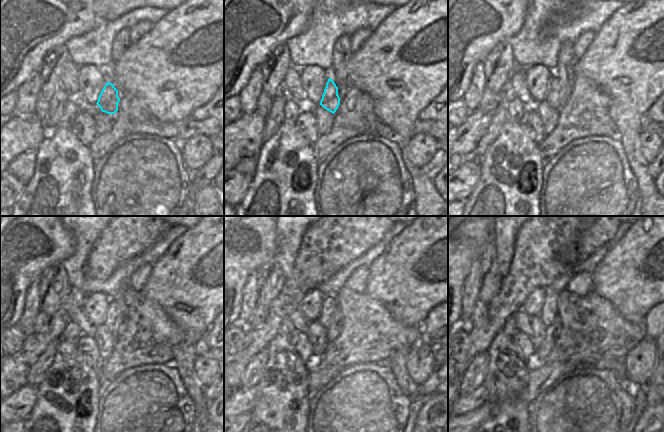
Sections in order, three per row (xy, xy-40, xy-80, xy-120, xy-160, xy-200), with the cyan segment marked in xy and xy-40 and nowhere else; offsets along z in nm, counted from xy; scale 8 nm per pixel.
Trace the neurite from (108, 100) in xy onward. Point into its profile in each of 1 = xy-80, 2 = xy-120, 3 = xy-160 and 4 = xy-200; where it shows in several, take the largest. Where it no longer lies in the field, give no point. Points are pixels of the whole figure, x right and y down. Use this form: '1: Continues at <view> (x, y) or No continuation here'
1: Continues at xy-80 (554, 98)
2: Continues at xy-120 (111, 318)
3: Continues at xy-160 (329, 306)
4: Continues at xy-200 (549, 312)

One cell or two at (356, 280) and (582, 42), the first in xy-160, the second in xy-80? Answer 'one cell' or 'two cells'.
one cell

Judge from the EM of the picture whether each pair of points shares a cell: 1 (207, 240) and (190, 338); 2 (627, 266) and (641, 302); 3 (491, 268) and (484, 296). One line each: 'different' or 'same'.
1: same
2: same
3: same

